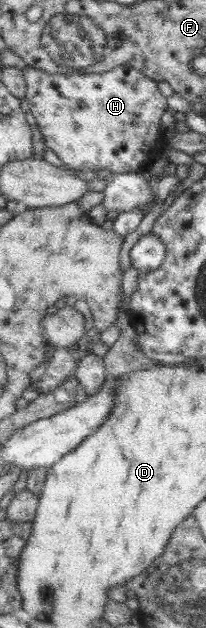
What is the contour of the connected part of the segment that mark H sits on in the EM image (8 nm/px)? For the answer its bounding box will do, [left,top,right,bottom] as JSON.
[18,63,169,174]

